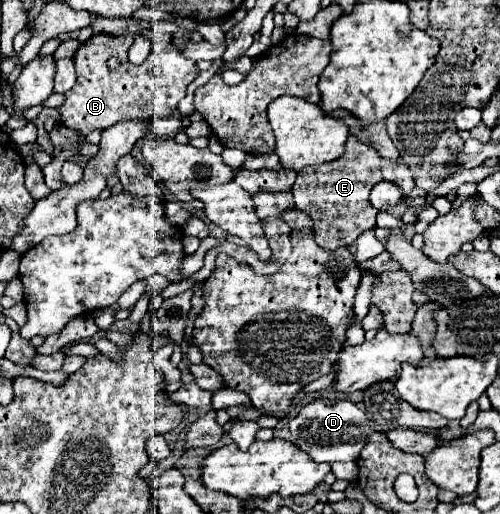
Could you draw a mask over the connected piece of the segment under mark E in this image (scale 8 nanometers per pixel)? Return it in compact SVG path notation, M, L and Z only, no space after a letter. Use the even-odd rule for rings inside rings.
M355 136L347 138L347 150L341 158L327 162L319 168L305 168L297 174L291 188L295 208L303 210L313 220L315 242L321 248L335 250L339 246L351 246L357 236L375 224L377 208L371 208L369 192L381 182L381 156L375 148L363 144Z

